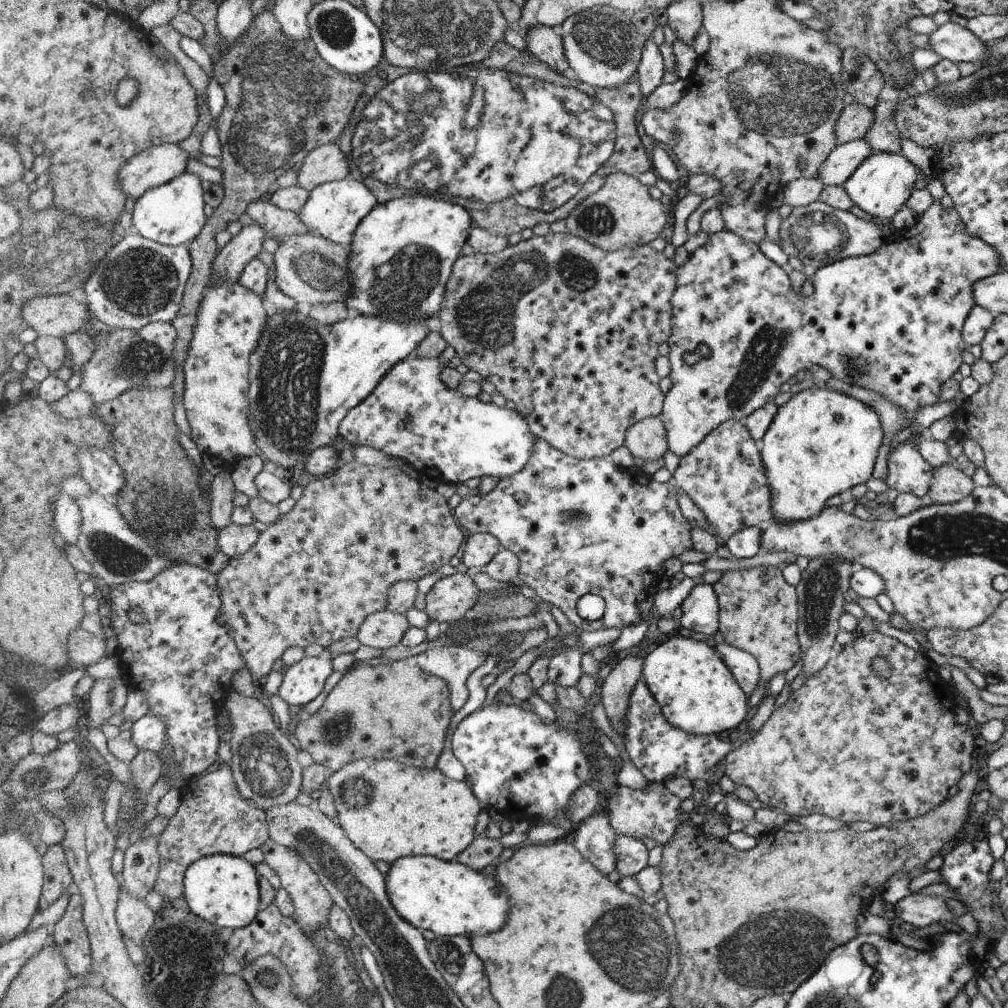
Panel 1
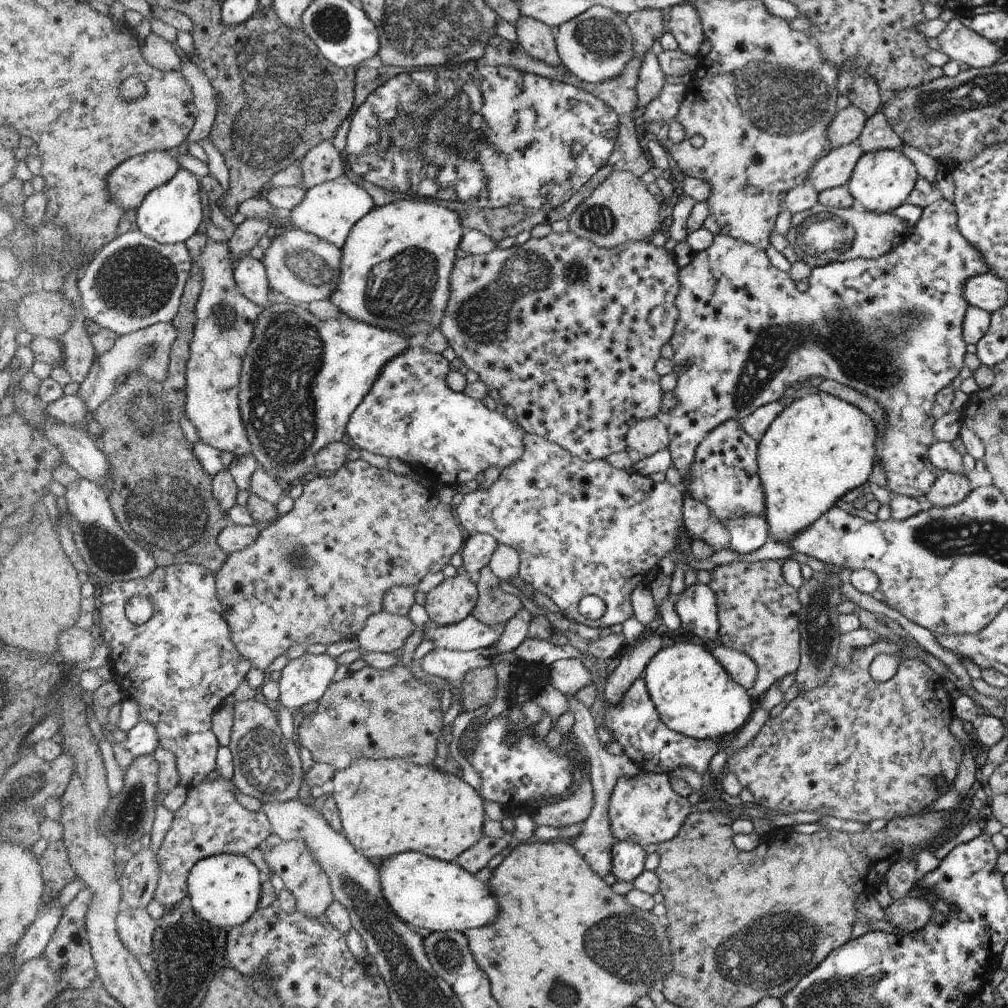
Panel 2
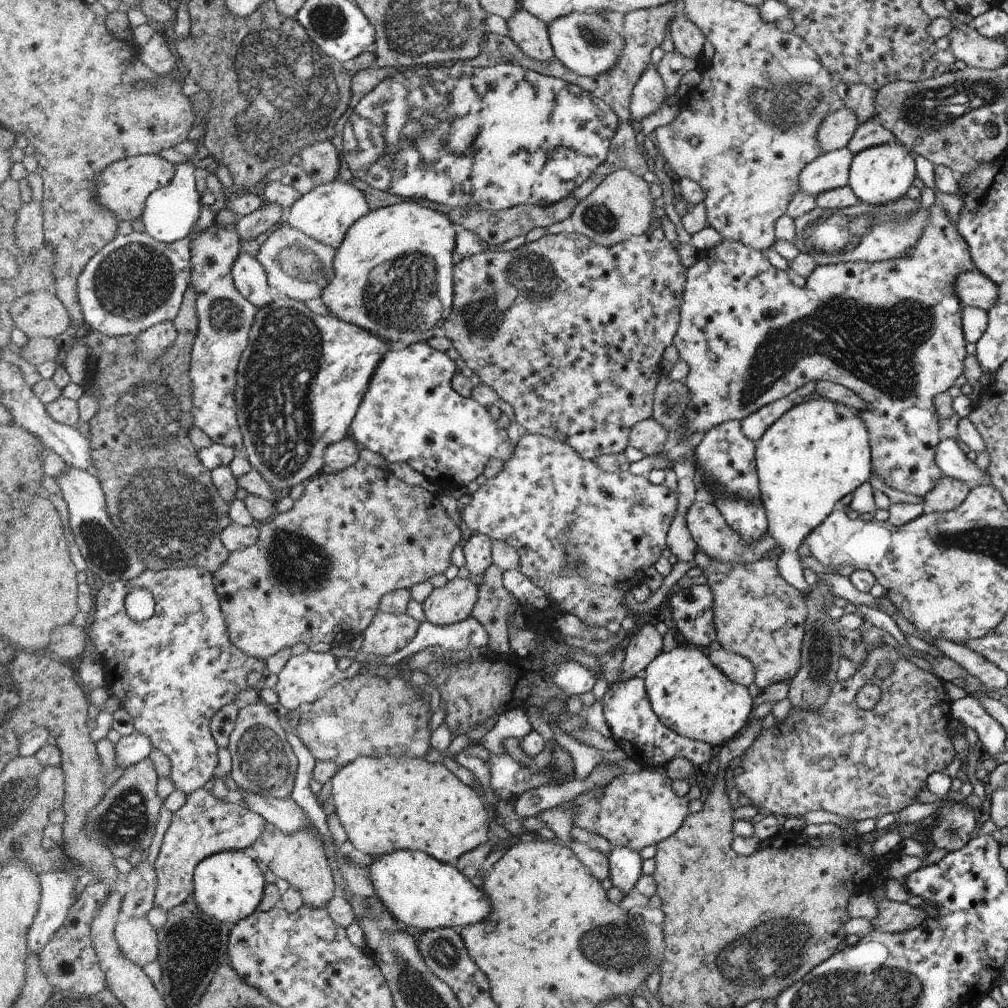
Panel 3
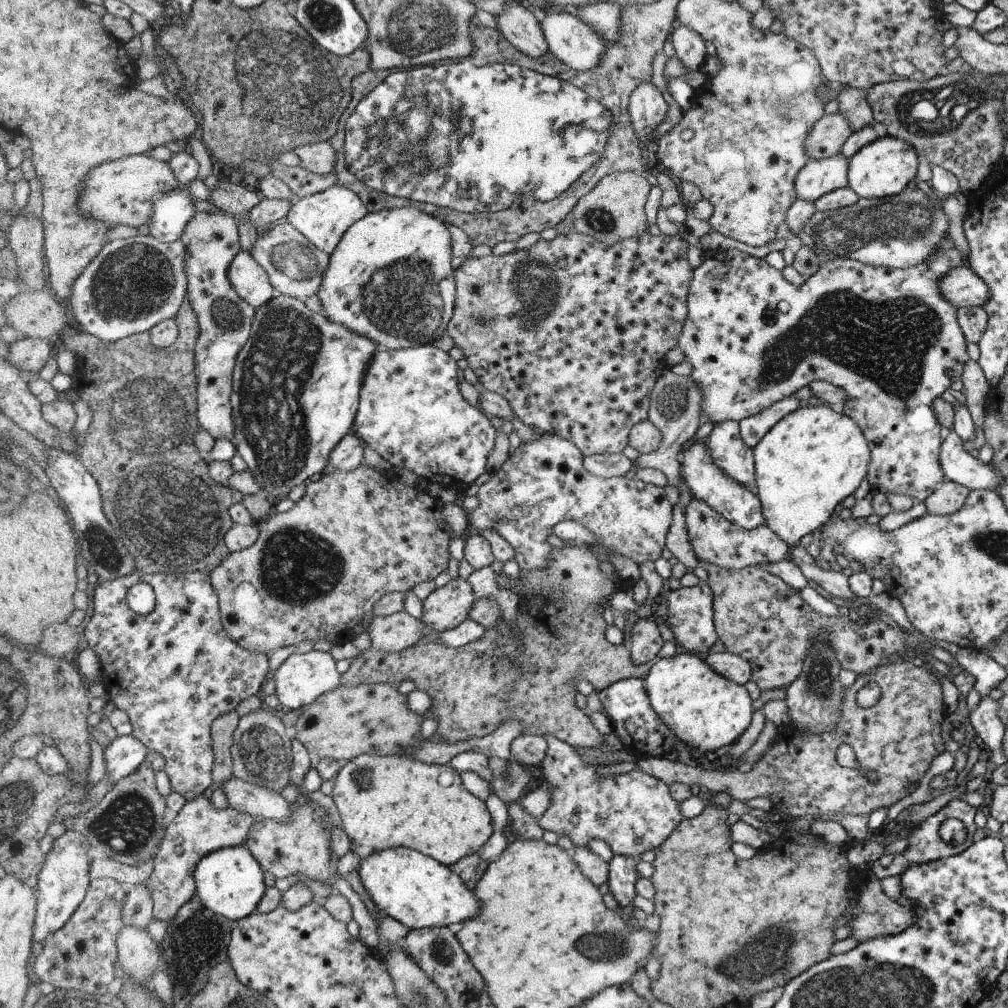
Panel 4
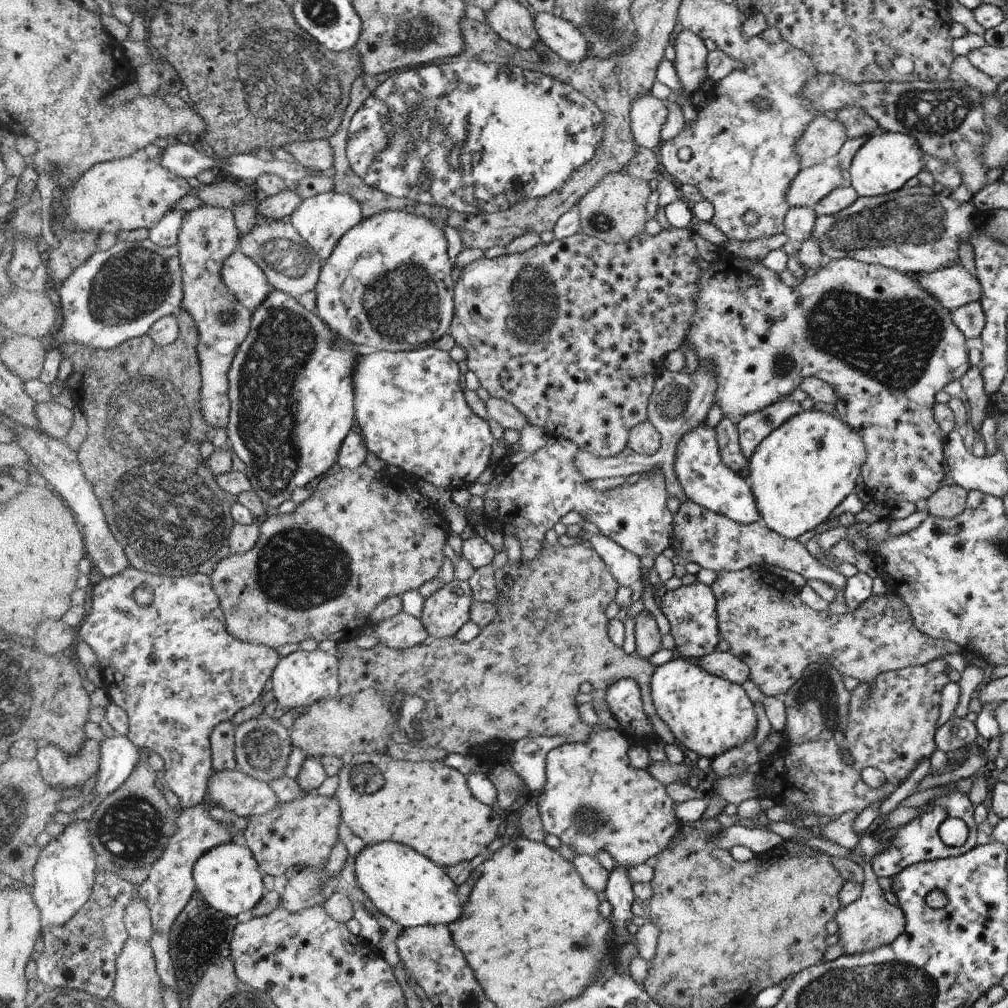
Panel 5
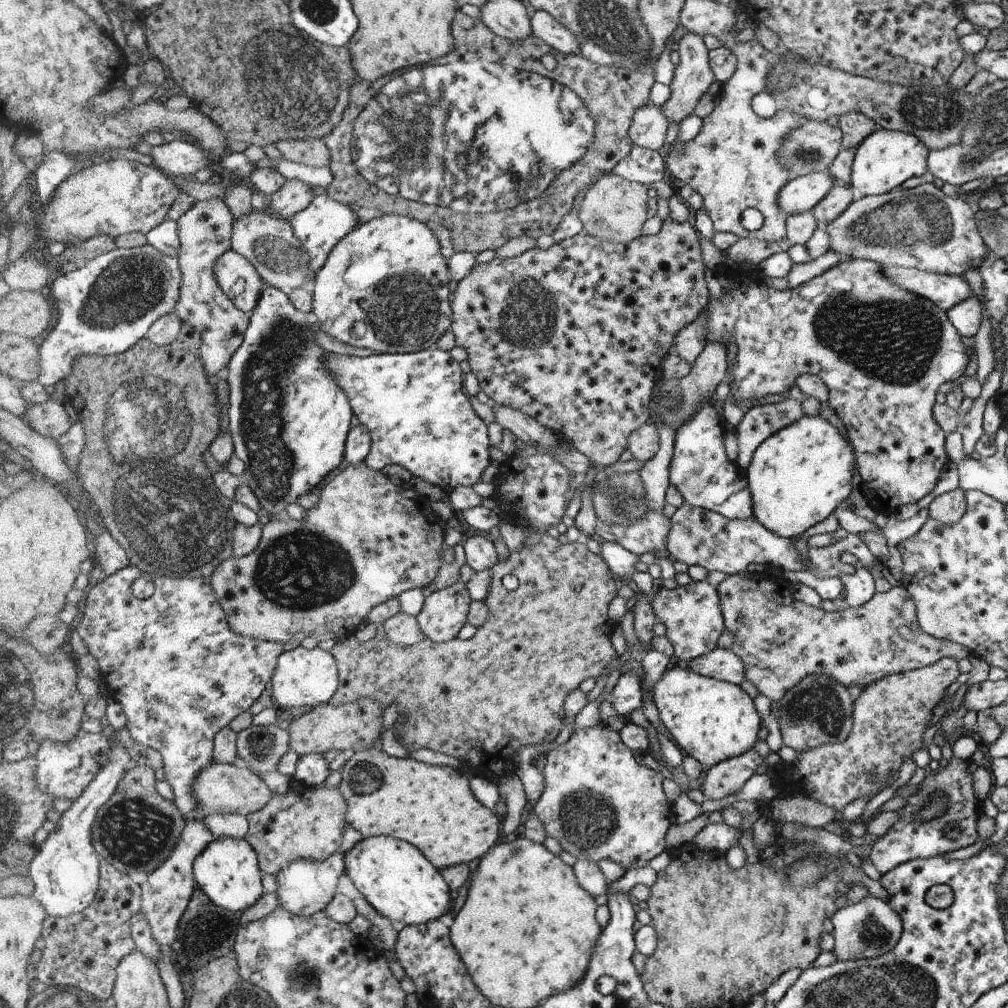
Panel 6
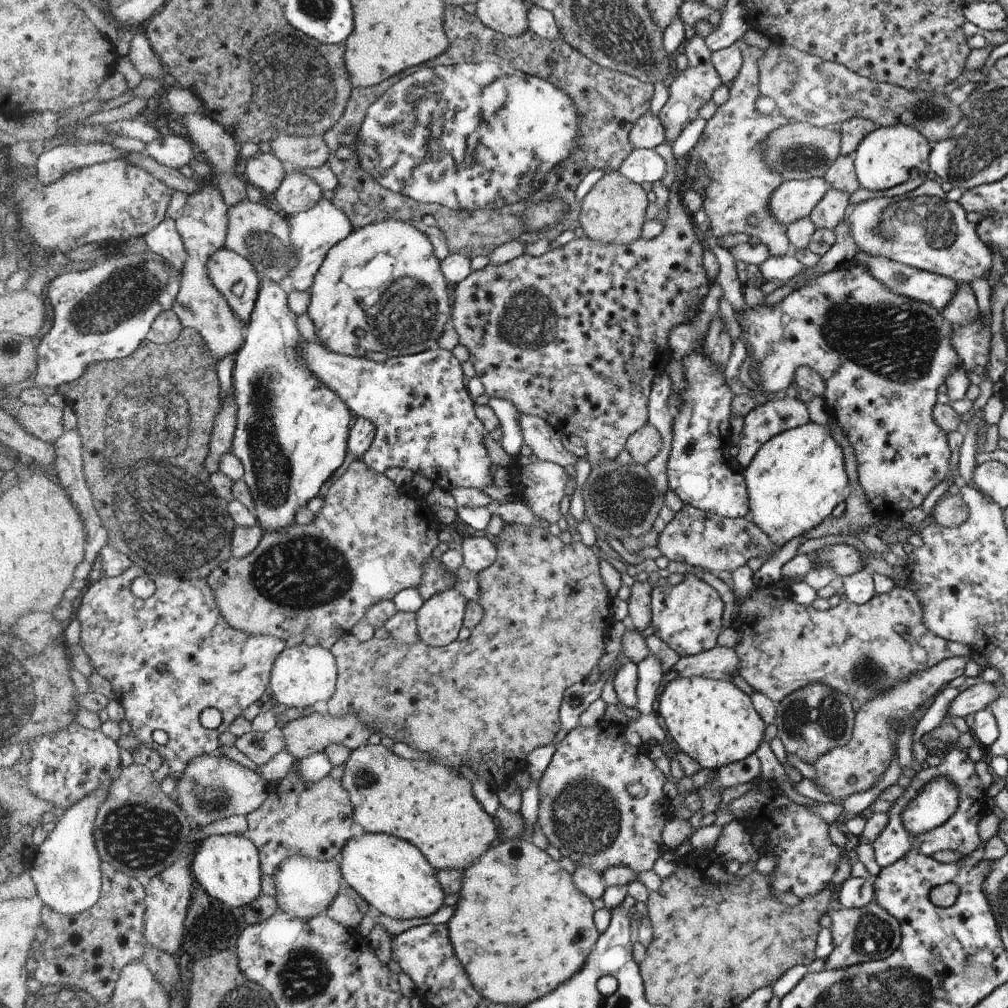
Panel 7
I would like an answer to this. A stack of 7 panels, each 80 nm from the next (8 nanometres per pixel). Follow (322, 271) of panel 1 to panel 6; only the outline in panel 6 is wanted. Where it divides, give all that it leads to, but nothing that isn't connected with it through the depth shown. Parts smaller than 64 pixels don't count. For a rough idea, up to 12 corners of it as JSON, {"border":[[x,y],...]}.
{"border":[[235,218],[231,248],[266,285],[310,288],[316,273],[289,220]]}

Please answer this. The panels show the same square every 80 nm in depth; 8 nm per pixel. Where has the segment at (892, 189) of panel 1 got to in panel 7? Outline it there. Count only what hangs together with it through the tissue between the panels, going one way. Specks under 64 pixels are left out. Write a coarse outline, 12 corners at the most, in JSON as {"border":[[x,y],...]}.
{"border":[[878,127],[853,154],[860,188],[888,190],[928,172],[929,140]]}

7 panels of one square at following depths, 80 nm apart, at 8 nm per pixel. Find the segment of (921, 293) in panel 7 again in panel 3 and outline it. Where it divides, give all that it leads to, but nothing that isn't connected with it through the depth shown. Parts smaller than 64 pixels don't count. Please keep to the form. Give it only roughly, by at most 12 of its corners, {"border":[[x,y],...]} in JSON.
{"border":[[976,269],[956,280],[964,307],[987,311],[998,300],[996,282]]}

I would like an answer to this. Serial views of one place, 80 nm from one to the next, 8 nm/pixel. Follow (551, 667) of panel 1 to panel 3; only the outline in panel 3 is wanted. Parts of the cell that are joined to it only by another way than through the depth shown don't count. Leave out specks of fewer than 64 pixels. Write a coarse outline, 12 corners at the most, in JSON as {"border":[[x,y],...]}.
{"border":[[577,661],[562,663],[554,680],[569,695],[589,693],[594,674]]}

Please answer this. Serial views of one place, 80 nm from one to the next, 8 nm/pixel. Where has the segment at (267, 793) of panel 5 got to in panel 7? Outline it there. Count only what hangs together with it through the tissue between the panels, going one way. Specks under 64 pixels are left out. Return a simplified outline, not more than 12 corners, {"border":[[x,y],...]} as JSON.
{"border":[[226,755],[188,765],[178,802],[196,827],[247,815],[269,783]]}

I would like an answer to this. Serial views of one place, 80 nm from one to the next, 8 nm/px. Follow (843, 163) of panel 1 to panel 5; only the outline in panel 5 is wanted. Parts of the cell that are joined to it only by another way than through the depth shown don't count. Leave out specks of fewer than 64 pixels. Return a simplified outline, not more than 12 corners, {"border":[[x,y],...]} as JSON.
{"border":[[825,163],[800,170],[788,190],[792,207],[813,207],[842,186]]}

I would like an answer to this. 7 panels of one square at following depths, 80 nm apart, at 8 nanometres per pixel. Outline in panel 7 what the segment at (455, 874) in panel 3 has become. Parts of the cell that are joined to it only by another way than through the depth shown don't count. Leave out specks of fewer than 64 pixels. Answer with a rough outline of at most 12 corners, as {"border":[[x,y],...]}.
{"border":[[352,837],[341,875],[380,914],[411,920],[443,906],[415,844]]}

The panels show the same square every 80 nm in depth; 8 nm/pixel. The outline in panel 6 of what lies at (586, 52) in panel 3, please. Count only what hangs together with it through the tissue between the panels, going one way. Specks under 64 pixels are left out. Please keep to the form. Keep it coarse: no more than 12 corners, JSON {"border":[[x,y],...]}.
{"border":[[545,10],[535,11],[532,33],[548,48],[576,54],[575,34]]}

